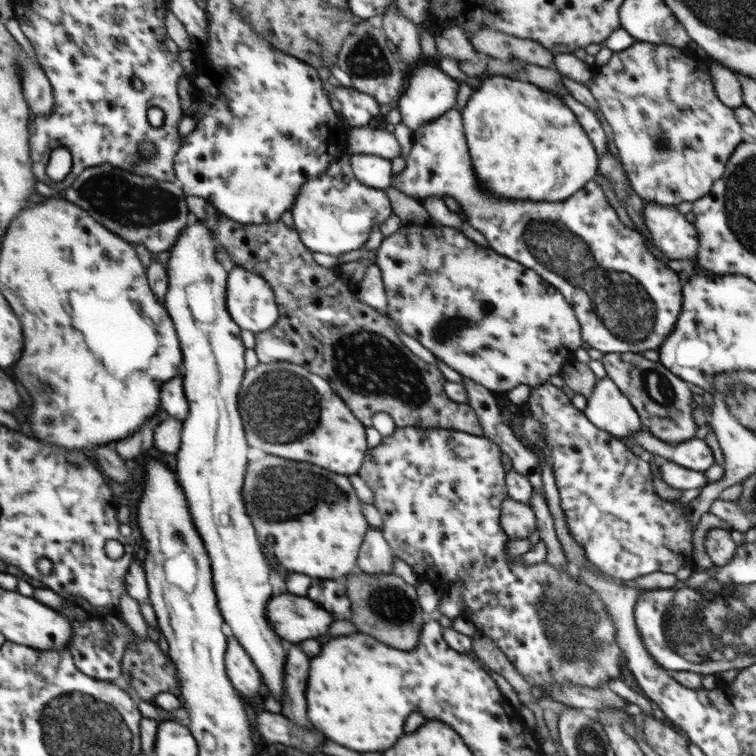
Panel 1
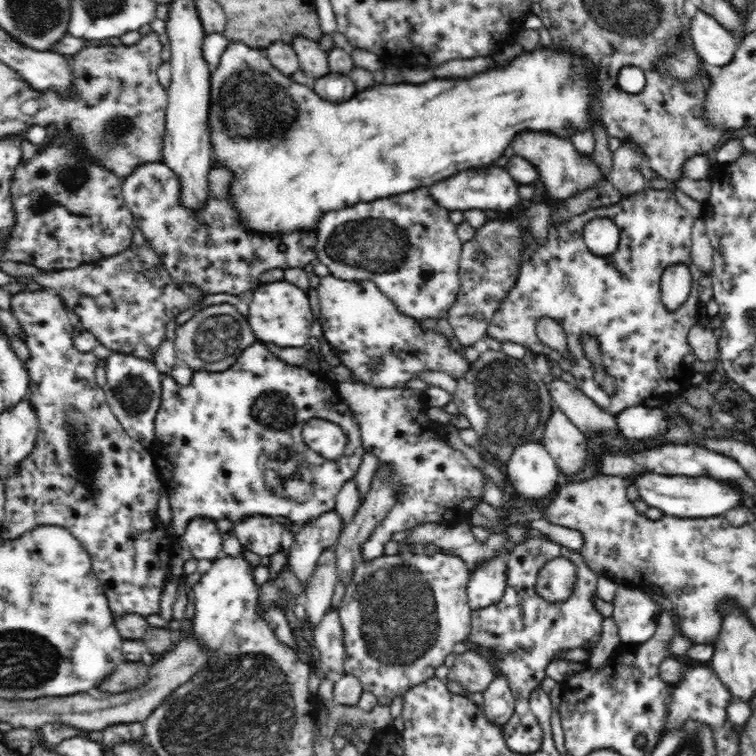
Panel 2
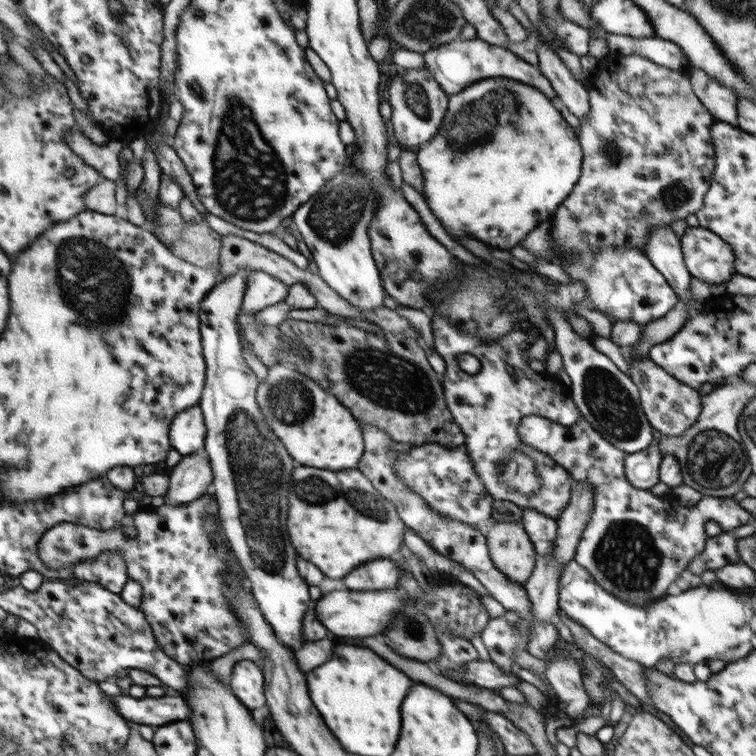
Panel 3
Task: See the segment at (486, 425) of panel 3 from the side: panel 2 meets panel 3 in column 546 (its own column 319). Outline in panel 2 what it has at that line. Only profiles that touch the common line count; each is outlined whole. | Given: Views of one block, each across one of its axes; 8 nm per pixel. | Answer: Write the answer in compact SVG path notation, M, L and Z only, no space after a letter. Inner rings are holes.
M262 342L252 344L252 347L246 348L238 358L238 361L228 370L222 372L198 372L193 371L191 381L188 385L178 385L171 375L163 375L161 382L161 402L158 408L157 416L155 419L155 440L150 445L149 449L151 455L154 457L154 462L160 468L160 462L168 462L164 466L168 466L168 472L174 472L170 478L174 480L176 488L172 488L174 492L168 494L170 498L170 506L172 506L172 520L171 525L165 527L165 534L171 538L171 547L175 544L178 538L182 538L186 525L197 516L212 519L213 521L220 520L220 518L228 518L228 520L235 522L241 521L244 517L251 517L262 515L267 517L284 516L289 518L297 527L300 527L312 520L316 520L318 516L322 516L324 512L335 510L336 497L340 492L340 488L352 480L358 472L360 464L362 464L362 448L360 426L354 412L349 410L349 406L341 401L339 393L336 389L337 381L332 381L326 376L321 376L320 373L312 373L306 367L298 367L295 365L287 364L286 362L278 359ZM322 419L328 420L334 425L344 431L344 435L348 436L348 450L345 451L342 457L336 460L328 460L318 453L309 450L304 442L302 436L302 428L307 424L308 420Z

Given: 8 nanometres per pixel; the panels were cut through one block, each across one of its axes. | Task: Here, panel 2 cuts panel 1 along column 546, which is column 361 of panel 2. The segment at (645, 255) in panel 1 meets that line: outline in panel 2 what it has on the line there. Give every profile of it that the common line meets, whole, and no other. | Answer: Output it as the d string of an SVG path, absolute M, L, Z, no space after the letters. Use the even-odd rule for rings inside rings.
M418 188L418 190L412 190L412 192L404 192L404 194L400 194L400 196L380 198L380 200L374 200L374 202L360 202L360 204L354 204L352 208L344 208L344 210L338 210L338 212L326 212L315 228L316 239L318 239L318 244L316 244L316 246L318 246L318 250L316 250L317 260L325 264L329 268L329 274L335 276L336 279L356 282L374 282L374 284L378 286L380 293L382 293L386 299L390 299L392 303L396 304L396 309L398 309L400 313L404 313L406 317L416 319L416 321L420 322L428 319L439 321L442 318L447 318L450 308L452 308L460 293L461 284L459 262L463 241L460 240L460 237L457 235L457 228L448 216L450 216L448 210L445 210L445 208L442 208L432 200L428 188Z

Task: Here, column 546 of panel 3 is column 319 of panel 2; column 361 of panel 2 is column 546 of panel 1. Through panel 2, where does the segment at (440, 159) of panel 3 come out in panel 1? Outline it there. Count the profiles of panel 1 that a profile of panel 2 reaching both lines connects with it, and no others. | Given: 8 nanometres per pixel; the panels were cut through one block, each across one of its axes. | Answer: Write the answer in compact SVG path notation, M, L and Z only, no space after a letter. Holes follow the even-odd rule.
M495 75L485 78L481 81L481 86L474 91L466 105L461 111L462 122L466 140L468 142L470 160L472 160L472 168L476 172L476 178L482 186L482 190L496 200L532 200L532 202L558 202L558 200L566 200L570 198L574 192L578 192L586 182L590 182L594 178L594 168L598 168L599 155L596 152L590 138L584 134L584 130L580 126L580 122L576 120L576 116L560 102L560 98L554 93L544 91L534 84L523 80L521 77L513 75Z

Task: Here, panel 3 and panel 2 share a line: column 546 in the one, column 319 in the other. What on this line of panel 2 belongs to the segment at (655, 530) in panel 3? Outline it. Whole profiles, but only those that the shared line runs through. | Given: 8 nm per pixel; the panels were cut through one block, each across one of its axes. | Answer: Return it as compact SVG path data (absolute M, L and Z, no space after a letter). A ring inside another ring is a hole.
M308 420L302 428L302 436L309 450L328 460L336 460L348 450L348 436L344 435L338 424L328 420Z

